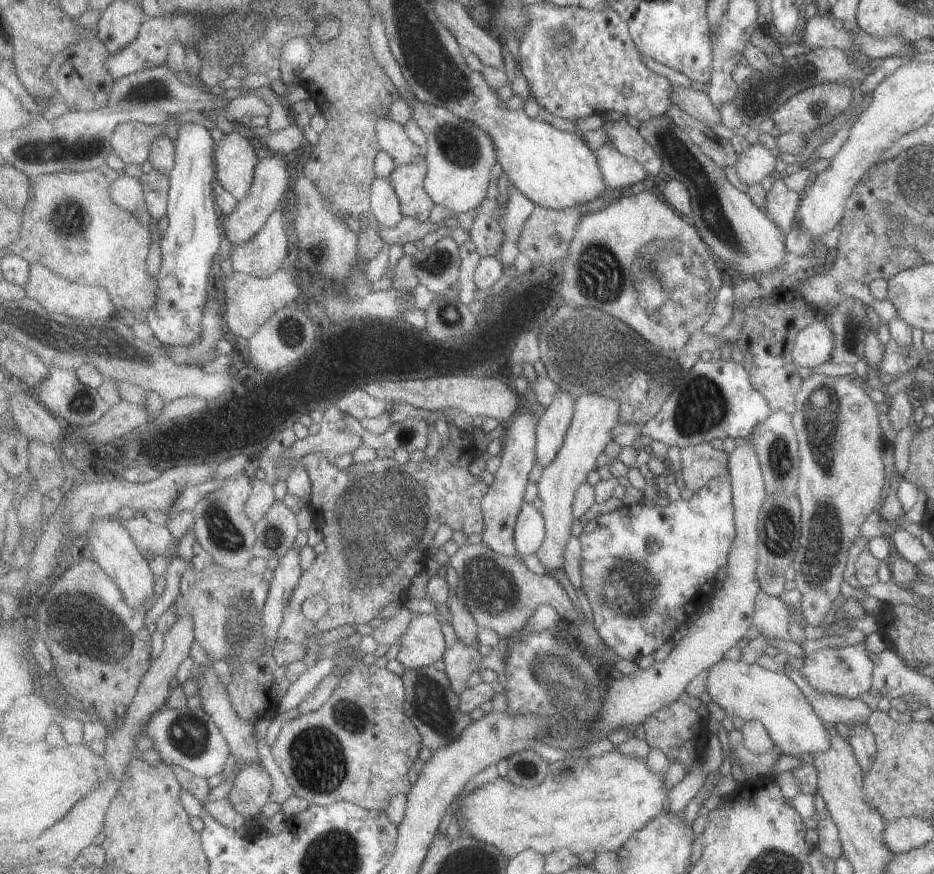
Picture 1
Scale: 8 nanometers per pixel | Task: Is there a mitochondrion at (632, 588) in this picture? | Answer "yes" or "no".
yes

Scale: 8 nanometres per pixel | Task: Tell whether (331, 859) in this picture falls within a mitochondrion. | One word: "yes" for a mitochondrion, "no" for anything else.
yes

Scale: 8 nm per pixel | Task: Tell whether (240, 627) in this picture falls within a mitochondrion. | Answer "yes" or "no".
yes

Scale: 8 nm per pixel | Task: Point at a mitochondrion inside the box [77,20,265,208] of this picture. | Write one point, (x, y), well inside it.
(147, 91)

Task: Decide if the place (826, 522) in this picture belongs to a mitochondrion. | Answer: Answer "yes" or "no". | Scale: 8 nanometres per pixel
yes

